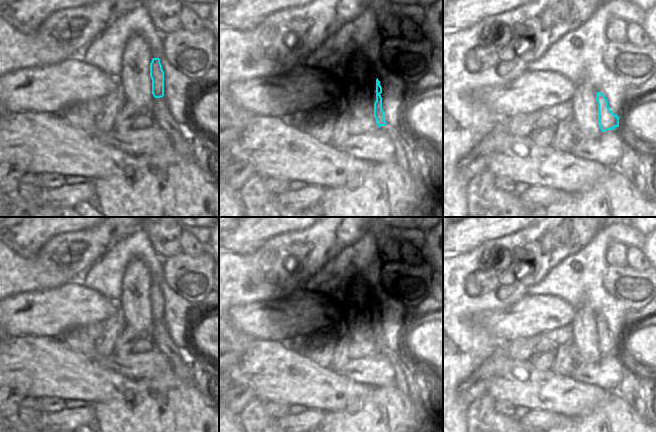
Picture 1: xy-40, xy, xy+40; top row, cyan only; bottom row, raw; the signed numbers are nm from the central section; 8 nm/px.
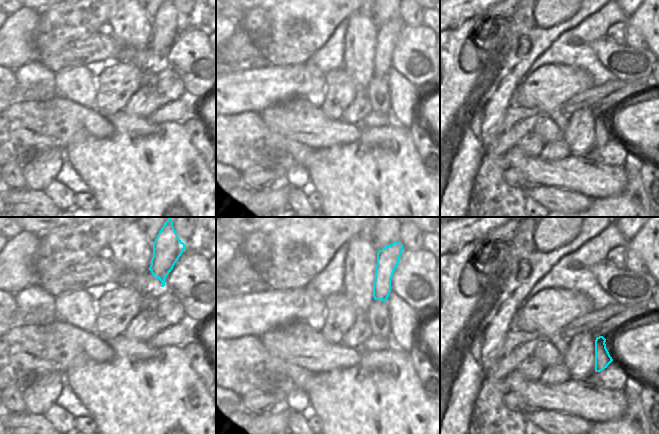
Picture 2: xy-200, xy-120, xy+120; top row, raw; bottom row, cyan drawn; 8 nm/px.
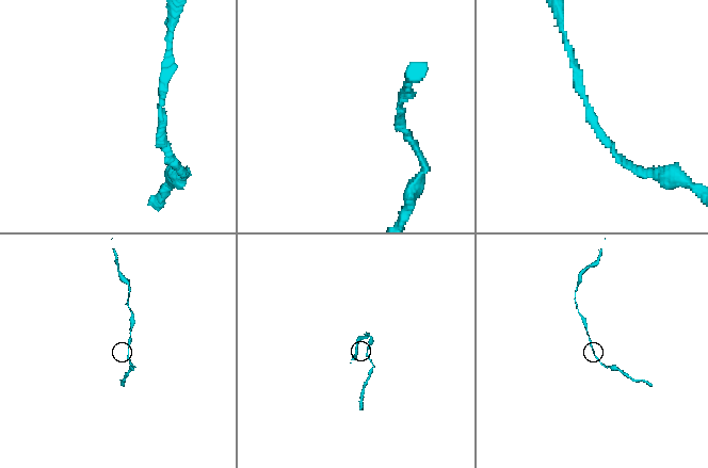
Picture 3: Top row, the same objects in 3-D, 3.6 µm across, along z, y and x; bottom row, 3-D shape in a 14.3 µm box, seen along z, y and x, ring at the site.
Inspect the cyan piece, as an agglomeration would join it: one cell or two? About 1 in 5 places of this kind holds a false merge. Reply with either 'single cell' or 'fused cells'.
single cell

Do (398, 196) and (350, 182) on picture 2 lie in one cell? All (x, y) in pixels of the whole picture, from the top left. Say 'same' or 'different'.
same

